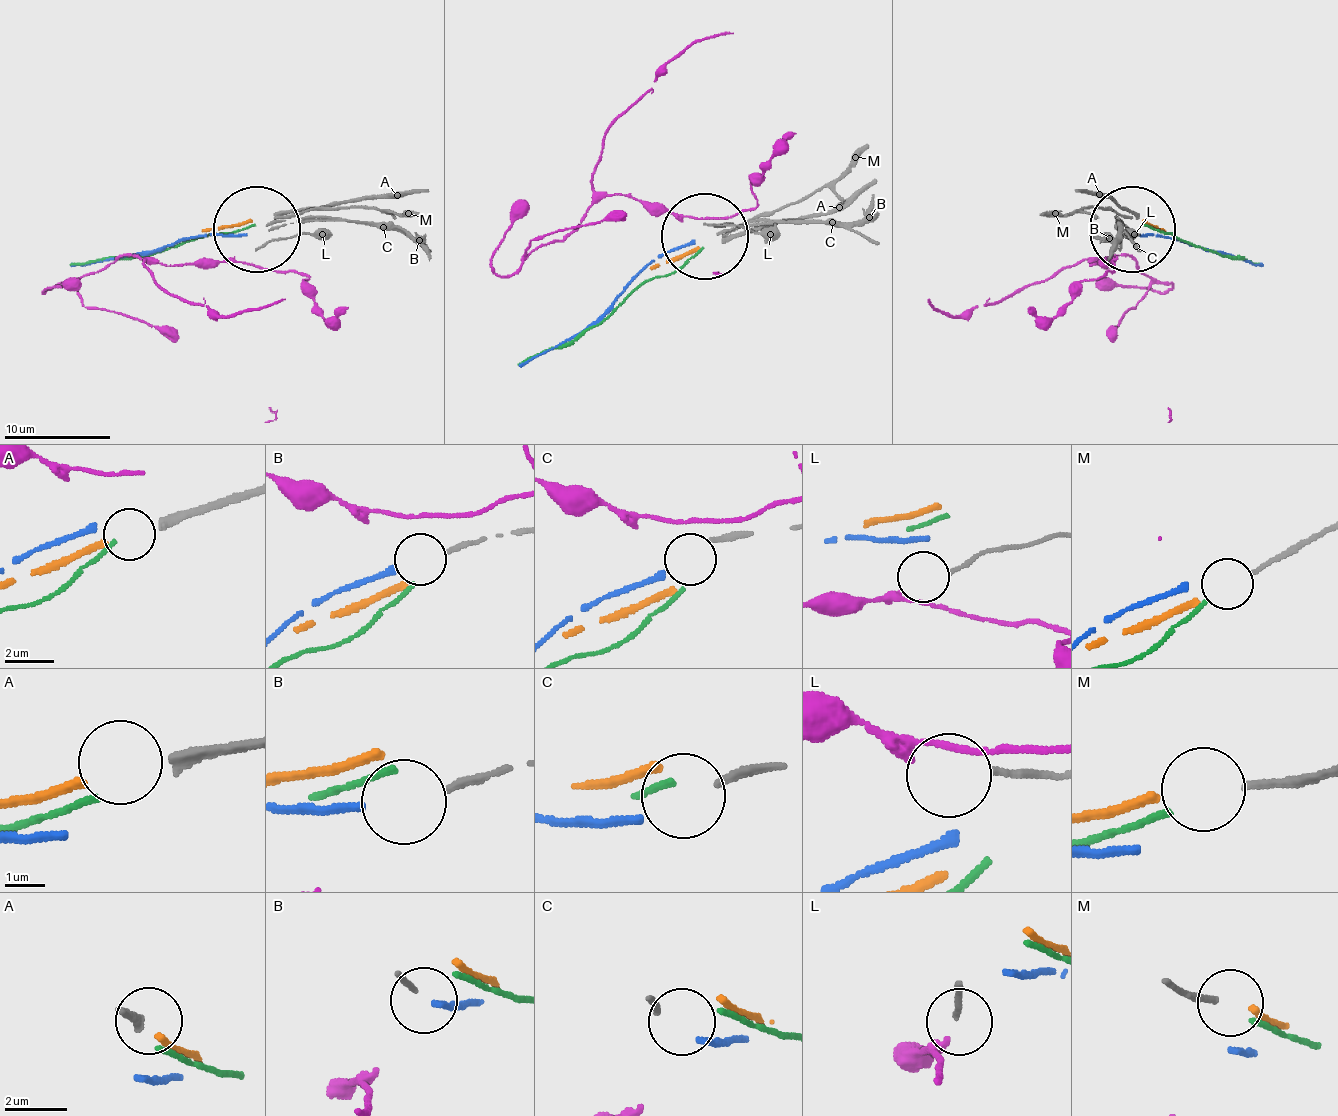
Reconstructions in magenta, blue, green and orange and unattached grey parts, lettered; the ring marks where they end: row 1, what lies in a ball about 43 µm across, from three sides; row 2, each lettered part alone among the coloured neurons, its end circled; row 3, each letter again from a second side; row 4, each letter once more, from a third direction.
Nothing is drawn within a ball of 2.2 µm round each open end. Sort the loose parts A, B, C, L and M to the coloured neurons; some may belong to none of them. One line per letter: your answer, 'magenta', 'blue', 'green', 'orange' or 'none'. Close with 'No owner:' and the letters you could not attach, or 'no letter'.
A: orange
B: blue
C: none
L: magenta
M: green
No owner: C

